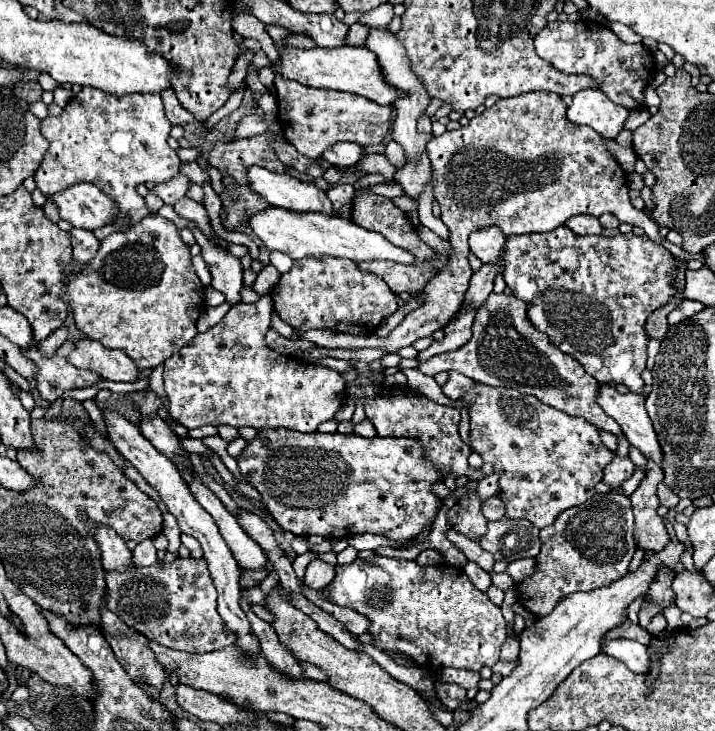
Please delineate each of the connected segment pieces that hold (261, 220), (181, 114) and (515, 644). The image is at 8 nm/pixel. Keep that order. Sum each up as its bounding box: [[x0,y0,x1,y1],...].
[[248,207,412,263],[160,89,194,125],[500,637,520,661]]

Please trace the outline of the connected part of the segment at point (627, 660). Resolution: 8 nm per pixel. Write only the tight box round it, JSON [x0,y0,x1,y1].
[604,639,648,673]

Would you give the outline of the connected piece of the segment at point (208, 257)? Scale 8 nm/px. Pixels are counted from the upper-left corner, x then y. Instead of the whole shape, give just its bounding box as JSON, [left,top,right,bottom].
[191,228,242,305]

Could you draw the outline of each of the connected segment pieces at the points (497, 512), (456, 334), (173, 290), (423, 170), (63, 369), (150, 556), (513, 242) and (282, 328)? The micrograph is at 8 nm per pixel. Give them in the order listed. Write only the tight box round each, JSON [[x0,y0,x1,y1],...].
[[482,497,504,521],[418,309,474,361],[68,215,204,369],[394,153,430,199],[22,345,100,403],[134,539,158,567],[504,227,674,397],[270,312,297,338]]

